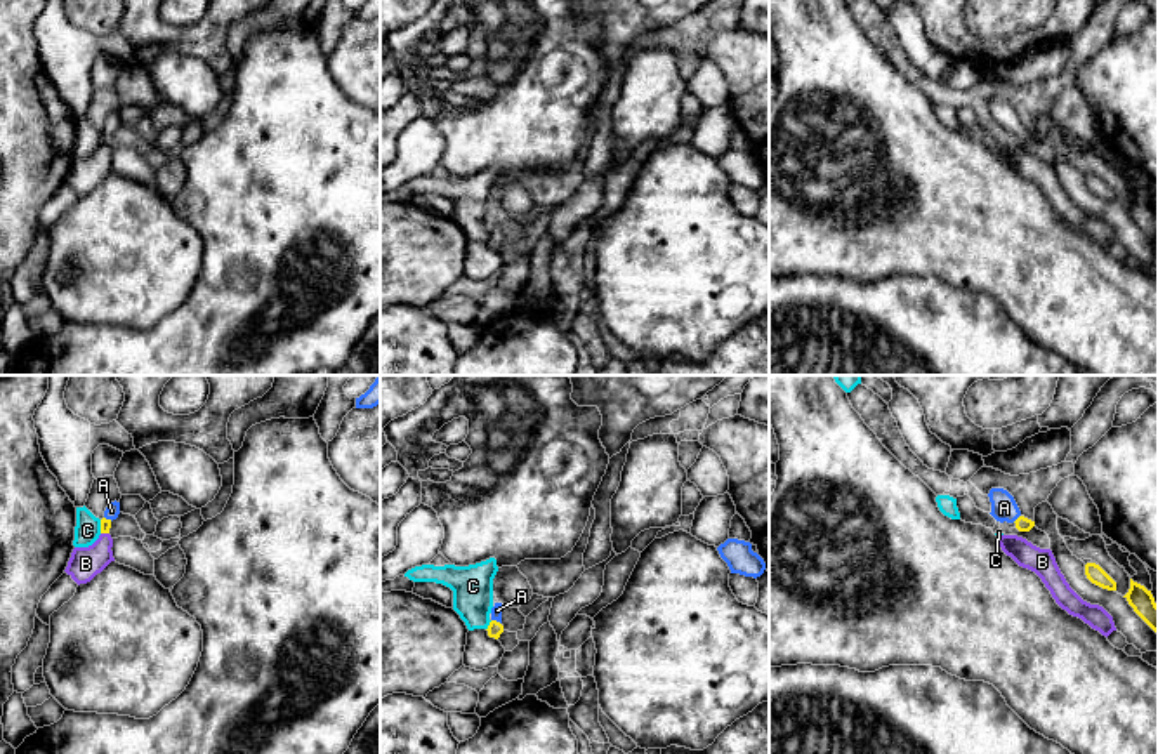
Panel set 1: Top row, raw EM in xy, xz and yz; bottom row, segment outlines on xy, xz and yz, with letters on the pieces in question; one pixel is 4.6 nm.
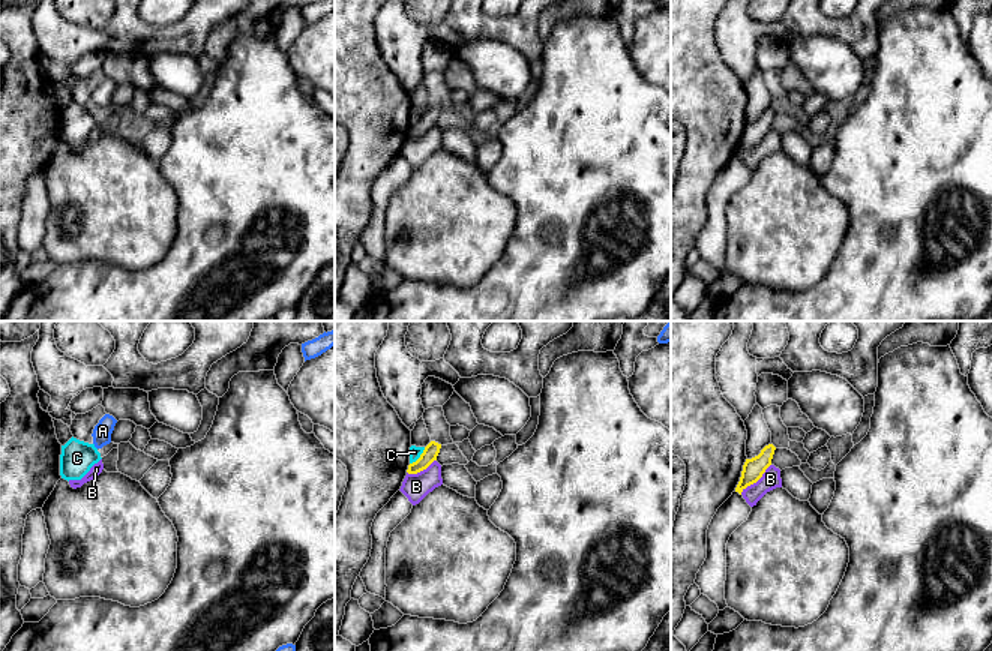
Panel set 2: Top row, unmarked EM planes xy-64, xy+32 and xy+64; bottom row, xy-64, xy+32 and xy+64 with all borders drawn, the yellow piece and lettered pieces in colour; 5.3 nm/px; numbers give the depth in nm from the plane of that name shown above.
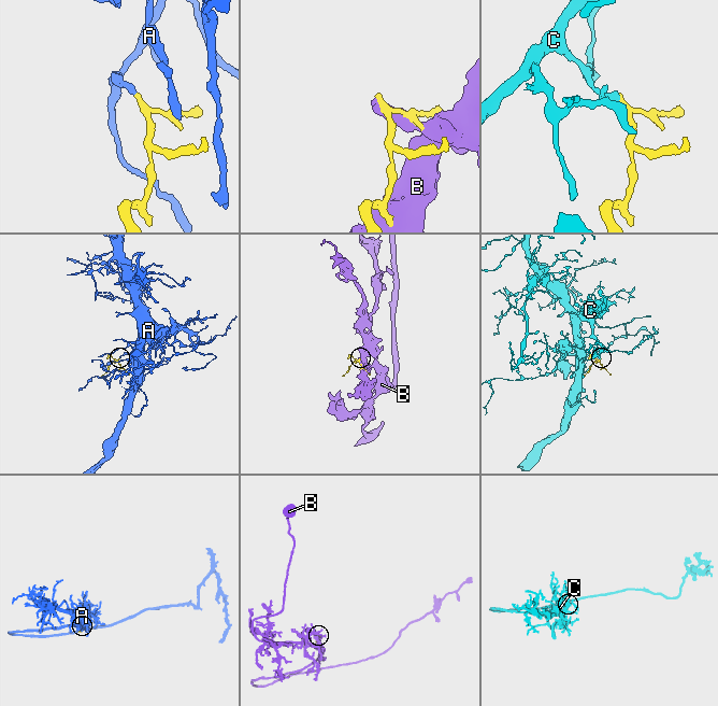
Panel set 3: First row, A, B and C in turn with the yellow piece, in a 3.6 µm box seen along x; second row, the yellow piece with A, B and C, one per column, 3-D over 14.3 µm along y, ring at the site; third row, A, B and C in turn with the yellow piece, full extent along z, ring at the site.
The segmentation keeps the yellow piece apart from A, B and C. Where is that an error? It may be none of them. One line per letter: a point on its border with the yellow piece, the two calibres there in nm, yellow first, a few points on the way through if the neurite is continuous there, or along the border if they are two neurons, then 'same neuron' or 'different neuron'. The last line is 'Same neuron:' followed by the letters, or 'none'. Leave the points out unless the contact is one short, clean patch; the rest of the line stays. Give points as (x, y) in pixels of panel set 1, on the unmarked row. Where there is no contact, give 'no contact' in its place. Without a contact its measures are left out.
A: xz (495, 231) | 70/50 nm | across xz (495, 240), (495, 231), (497, 221) | same neuron
B: xy (105, 143) | 50/150 nm | different neuron
C: xz (488, 237) | 70/190 nm | along xz (492, 231), (486, 240) | different neuron
Same neuron: A

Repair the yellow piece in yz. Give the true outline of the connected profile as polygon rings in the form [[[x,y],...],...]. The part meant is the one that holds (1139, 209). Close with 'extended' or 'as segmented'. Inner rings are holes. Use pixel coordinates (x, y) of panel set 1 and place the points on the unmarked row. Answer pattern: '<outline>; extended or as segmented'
[[[1130,189],[1130,200],[1123,207],[1134,222],[1158,245],[1158,215],[1151,202]]]; as segmented

